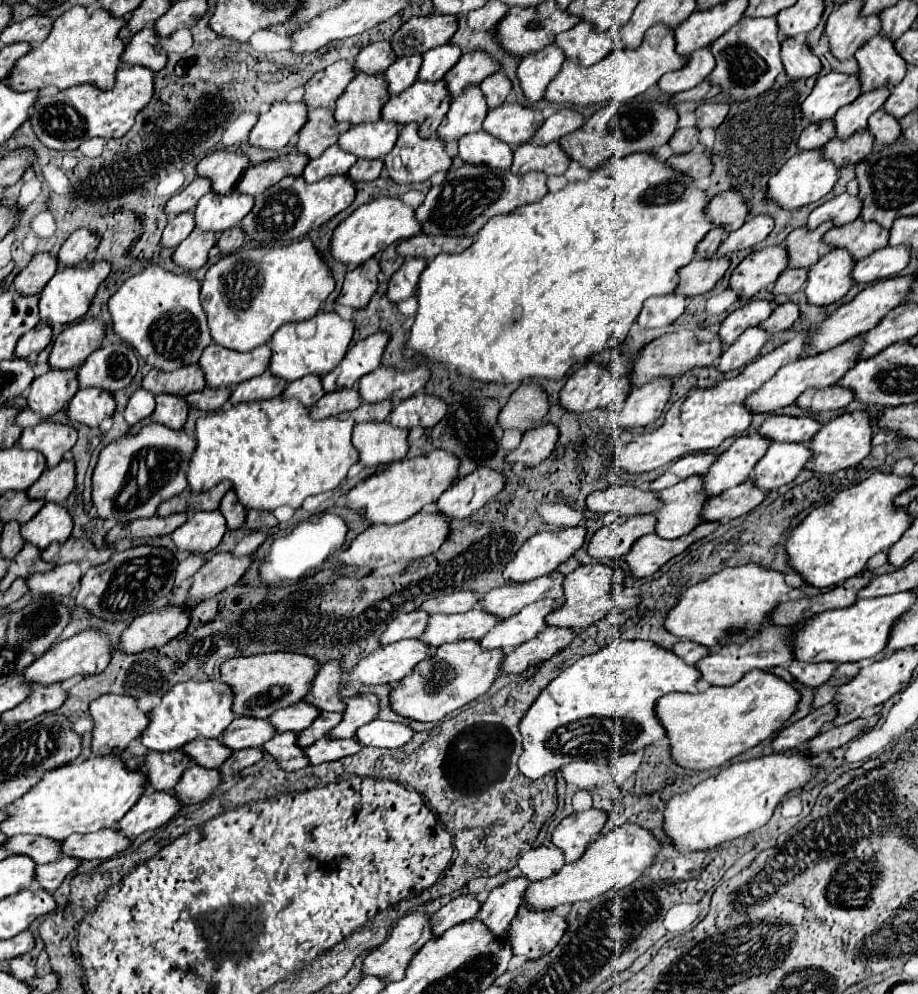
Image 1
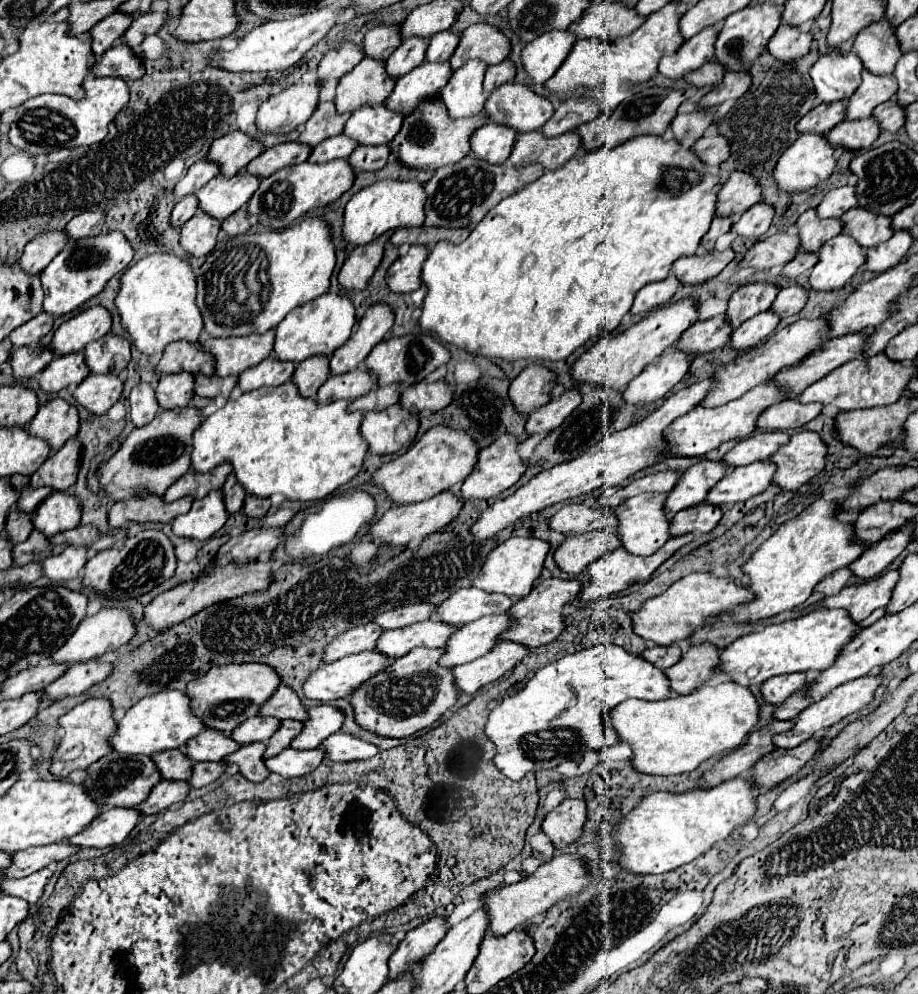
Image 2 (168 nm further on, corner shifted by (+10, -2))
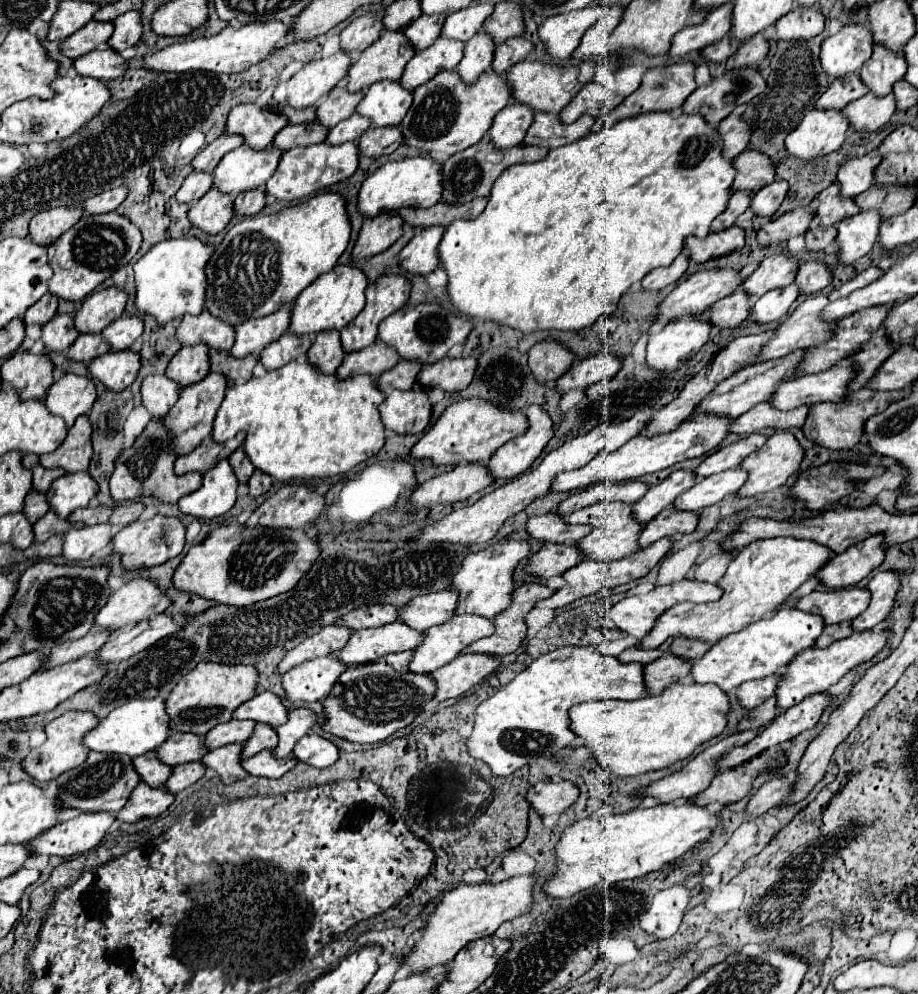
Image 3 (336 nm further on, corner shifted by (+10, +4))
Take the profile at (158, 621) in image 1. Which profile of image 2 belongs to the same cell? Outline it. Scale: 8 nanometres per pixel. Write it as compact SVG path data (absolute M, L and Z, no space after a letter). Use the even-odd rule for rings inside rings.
M256 559L252 563L244 563L244 567L224 567L224 571L212 571L212 575L200 573L198 577L178 583L170 591L164 591L158 597L154 597L152 603L146 605L146 609L144 609L144 621L150 623L154 629L164 631L164 629L172 627L174 623L180 623L188 617L192 617L194 613L202 611L204 607L208 607L212 603L224 603L224 601L230 601L230 599L246 595L246 593L266 591L272 583L272 573L274 573L272 559L268 559L268 561Z

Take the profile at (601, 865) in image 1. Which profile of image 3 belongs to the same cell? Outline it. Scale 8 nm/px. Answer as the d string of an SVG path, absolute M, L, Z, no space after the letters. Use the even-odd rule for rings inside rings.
M516 875L500 883L482 883L482 885L458 885L448 891L438 903L436 911L430 915L426 923L424 937L408 951L406 965L414 971L424 971L442 963L448 963L468 941L476 941L488 935L494 935L496 929L504 921L512 921L514 917L526 915L532 911L532 891L534 891L536 875Z

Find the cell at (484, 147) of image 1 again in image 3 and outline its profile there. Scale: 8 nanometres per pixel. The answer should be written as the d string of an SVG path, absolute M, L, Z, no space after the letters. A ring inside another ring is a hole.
M510 103L504 107L490 127L490 139L496 149L510 149L522 143L526 129L534 119L532 109L524 109L524 105Z

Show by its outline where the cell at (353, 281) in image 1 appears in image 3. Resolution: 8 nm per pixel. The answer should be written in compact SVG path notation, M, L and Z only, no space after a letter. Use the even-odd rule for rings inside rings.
M382 213L372 221L364 221L358 241L352 249L352 261L364 261L386 251L400 235L402 221L398 213Z

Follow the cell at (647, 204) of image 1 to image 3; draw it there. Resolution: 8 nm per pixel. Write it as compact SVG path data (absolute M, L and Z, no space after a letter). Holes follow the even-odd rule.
M656 111L656 113L648 113L648 115L646 115L646 113L644 113L644 115L638 115L638 117L632 117L632 119L622 119L620 123L616 123L616 125L612 125L612 127L608 127L608 129L602 129L600 133L590 133L590 135L586 135L582 141L576 141L576 143L572 143L572 145L564 145L562 149L550 151L548 157L542 159L542 161L538 161L538 163L520 163L520 165L508 167L508 169L498 177L498 181L494 183L494 189L492 189L492 195L490 195L490 199L488 199L486 209L484 209L476 219L472 219L472 221L454 221L452 225L448 225L446 231L444 231L444 237L442 237L440 245L438 245L440 267L448 273L446 293L448 293L450 301L452 301L452 305L454 305L456 311L458 311L460 315L464 315L464 317L494 321L494 323L498 323L498 325L504 325L504 327L510 327L510 329L522 331L522 333L532 333L532 331L578 331L578 329L584 329L584 327L596 323L602 315L614 313L614 311L616 311L616 305L618 305L618 301L620 301L620 297L632 287L632 283L642 281L644 275L650 273L650 271L656 269L656 267L668 267L668 265L680 255L682 245L684 245L684 239L690 237L690 235L694 235L694 237L706 237L706 235L708 235L708 229L710 229L710 223L726 209L726 203L728 203L728 199L730 199L730 195L732 195L732 193L730 193L730 185L732 185L732 181L734 181L734 173L736 173L736 171L734 171L732 163L730 163L728 159L722 157L720 151L722 151L720 135L716 133L714 127L710 127L708 123L704 123L704 119L702 119L700 115L678 115L678 117L674 117L672 113L662 113L662 111L658 113L658 111Z

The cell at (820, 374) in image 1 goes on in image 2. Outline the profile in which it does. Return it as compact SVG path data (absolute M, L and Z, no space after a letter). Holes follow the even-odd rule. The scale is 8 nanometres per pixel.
M766 381L726 405L712 407L712 409L694 407L688 415L678 417L672 423L672 427L668 427L668 431L664 433L668 457L702 457L708 451L720 447L722 443L730 441L730 439L744 439L754 431L760 411L764 411L766 407L780 403L780 401L782 401L780 389L772 381Z

